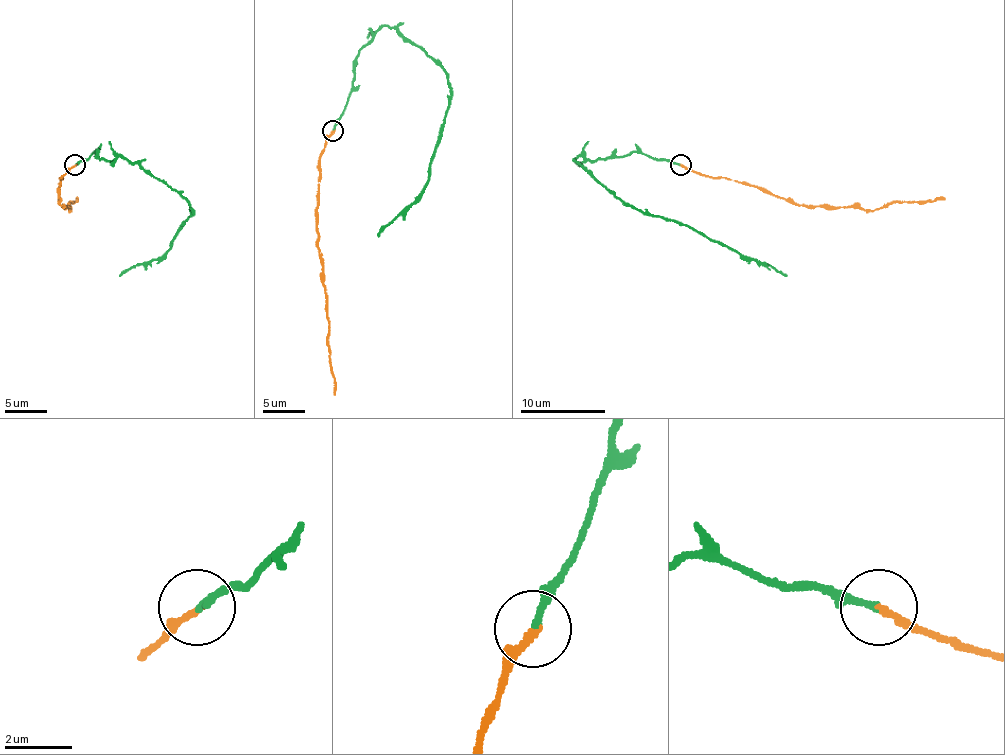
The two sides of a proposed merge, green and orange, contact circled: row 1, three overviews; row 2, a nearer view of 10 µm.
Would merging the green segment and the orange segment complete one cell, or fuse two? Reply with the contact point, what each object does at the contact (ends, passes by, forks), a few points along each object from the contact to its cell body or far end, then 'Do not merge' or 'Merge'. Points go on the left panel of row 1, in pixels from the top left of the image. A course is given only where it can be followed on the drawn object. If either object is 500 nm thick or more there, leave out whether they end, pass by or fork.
Place: (75, 165). At the ring green ends. At the ring orange ends. Course of green: (74, 164), (95, 151), (106, 160), (121, 156), (138, 162), (163, 179), (193, 213), (163, 255), (119, 276). Course of orange: (74, 164), (61, 177), (61, 204), (70, 211), (70, 202), (76, 198). Merge

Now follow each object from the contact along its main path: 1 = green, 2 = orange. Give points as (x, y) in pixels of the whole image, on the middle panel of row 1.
1: (332, 130), (353, 86), (353, 60), (383, 26), (421, 47), (447, 75), (451, 100), (430, 181), (377, 236)
2: (332, 130), (319, 158), (317, 206), (334, 395)

